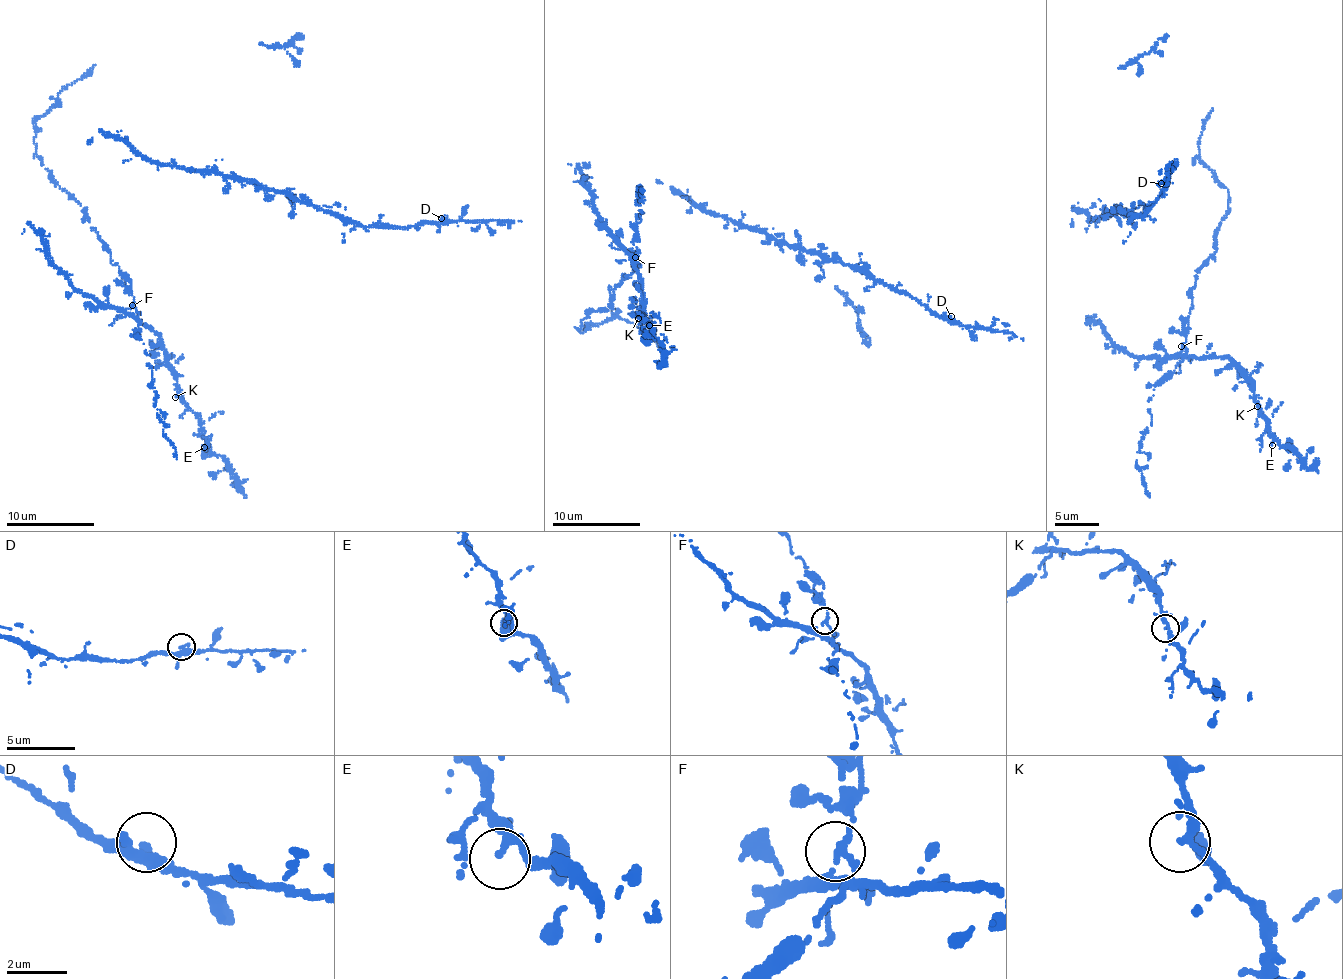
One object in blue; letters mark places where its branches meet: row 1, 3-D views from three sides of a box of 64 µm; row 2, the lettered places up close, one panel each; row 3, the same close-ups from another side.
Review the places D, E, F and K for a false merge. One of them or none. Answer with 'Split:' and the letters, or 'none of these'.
Split: F

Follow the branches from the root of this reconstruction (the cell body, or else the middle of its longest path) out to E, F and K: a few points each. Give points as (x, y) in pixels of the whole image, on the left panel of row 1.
E: (49, 234), (48, 258), (80, 293), (120, 308), (158, 336), (178, 394), (201, 420), (204, 447)
F: (49, 234), (46, 239), (48, 258), (80, 293), (107, 306), (126, 309), (133, 304)
K: (49, 234), (48, 258), (80, 293), (120, 308), (158, 336), (166, 366), (176, 380), (175, 397)

